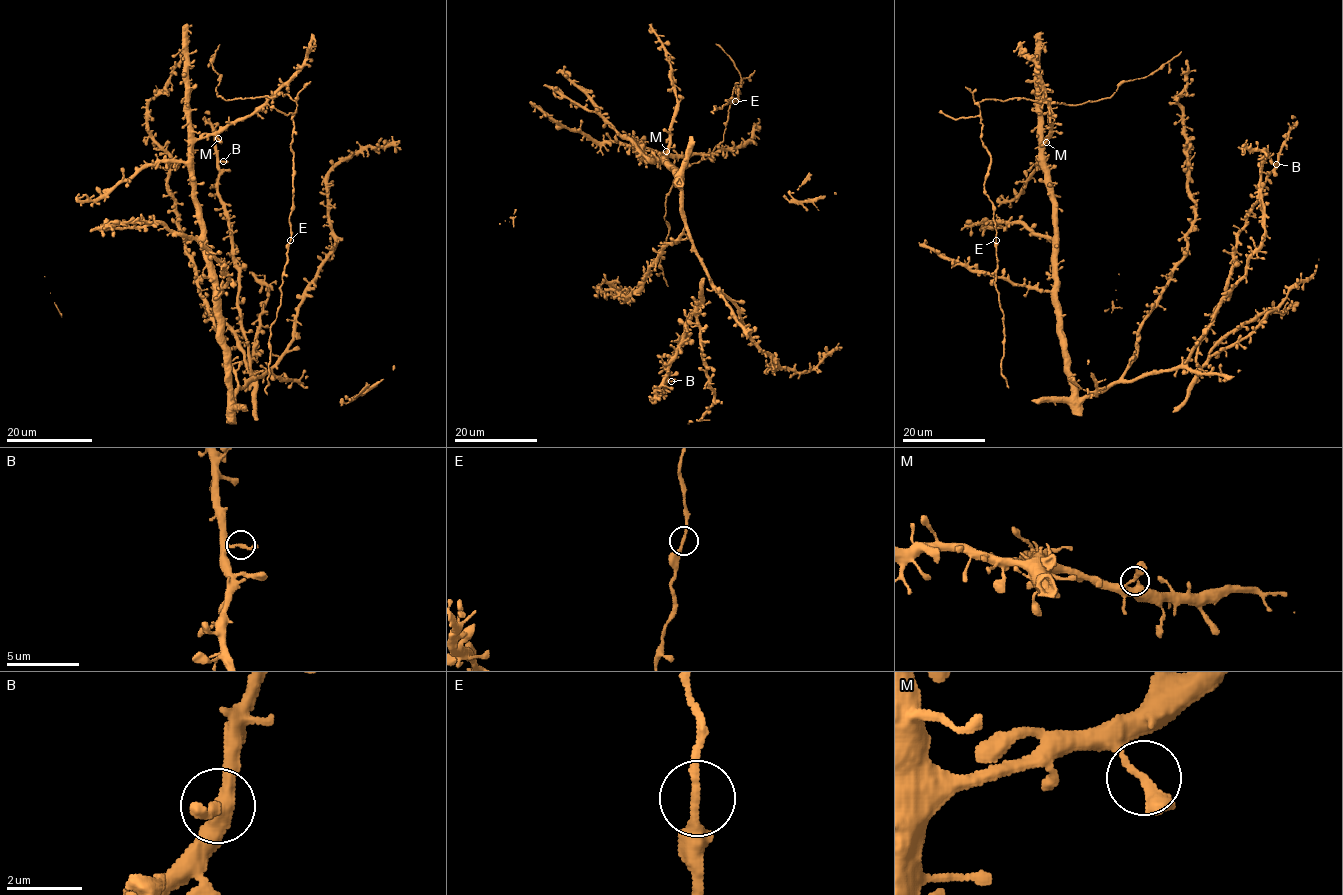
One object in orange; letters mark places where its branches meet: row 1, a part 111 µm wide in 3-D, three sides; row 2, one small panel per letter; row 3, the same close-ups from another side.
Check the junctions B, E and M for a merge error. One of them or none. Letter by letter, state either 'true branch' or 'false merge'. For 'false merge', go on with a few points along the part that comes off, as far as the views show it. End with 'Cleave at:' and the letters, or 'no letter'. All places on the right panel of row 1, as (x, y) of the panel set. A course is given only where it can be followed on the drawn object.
B: true branch
E: true branch
M: true branch
Cleave at: no letter

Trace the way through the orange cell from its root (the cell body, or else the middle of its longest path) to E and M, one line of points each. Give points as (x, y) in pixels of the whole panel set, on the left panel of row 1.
E: (197, 202), (192, 144), (253, 115), (271, 96), (286, 93), (297, 105), (290, 145), (290, 241)
M: (197, 202), (192, 144), (210, 135), (218, 138)

